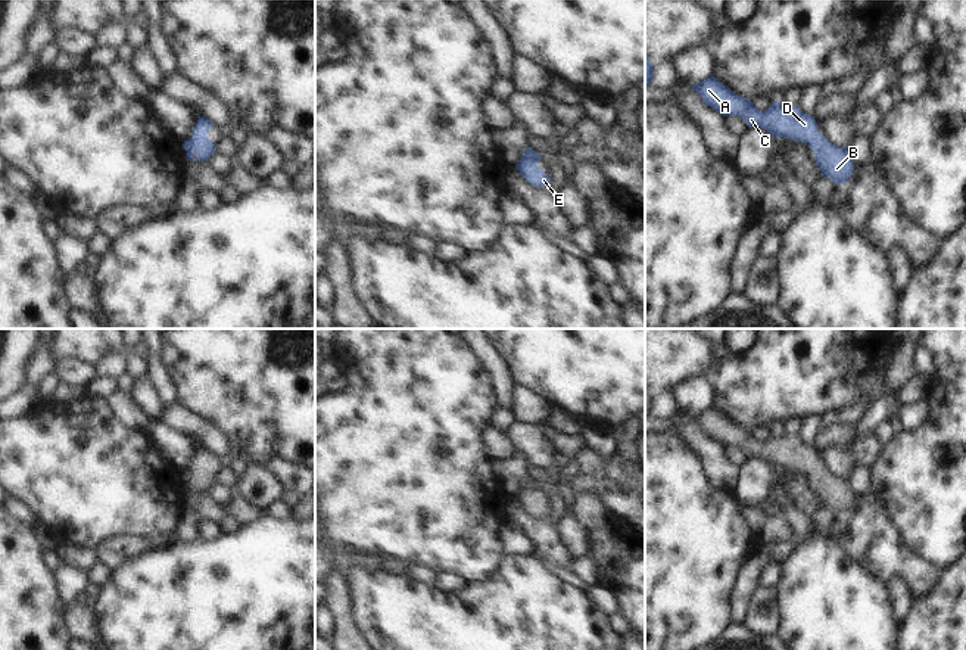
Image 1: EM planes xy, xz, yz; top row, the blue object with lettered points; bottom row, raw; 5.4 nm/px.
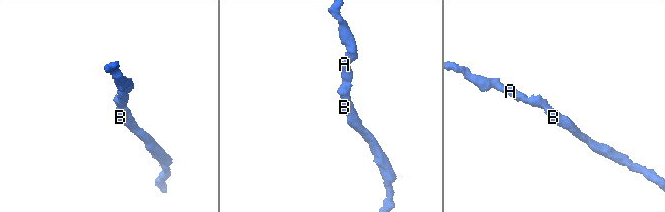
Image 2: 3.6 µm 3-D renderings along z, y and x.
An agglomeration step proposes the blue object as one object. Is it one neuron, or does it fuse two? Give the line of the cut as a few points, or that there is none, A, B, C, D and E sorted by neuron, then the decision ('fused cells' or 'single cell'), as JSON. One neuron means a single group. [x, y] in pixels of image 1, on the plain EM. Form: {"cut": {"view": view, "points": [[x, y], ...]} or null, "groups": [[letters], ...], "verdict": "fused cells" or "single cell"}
{"cut": null, "groups": [["A", "B", "C", "D", "E"]], "verdict": "single cell"}

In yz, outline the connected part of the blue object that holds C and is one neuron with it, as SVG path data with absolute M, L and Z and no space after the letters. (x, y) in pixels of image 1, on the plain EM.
M714 407L692 414L692 420L723 447L739 447L748 457L763 457L775 469L783 467L808 475L816 483L814 491L822 506L835 514L845 514L851 509L856 497L847 478L829 473L819 463L814 447L805 445L798 436L782 436L776 430L766 442L761 442L751 430L738 426Z

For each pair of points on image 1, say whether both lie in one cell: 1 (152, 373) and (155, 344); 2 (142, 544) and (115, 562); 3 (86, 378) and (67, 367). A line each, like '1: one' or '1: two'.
1: one
2: one
3: one

